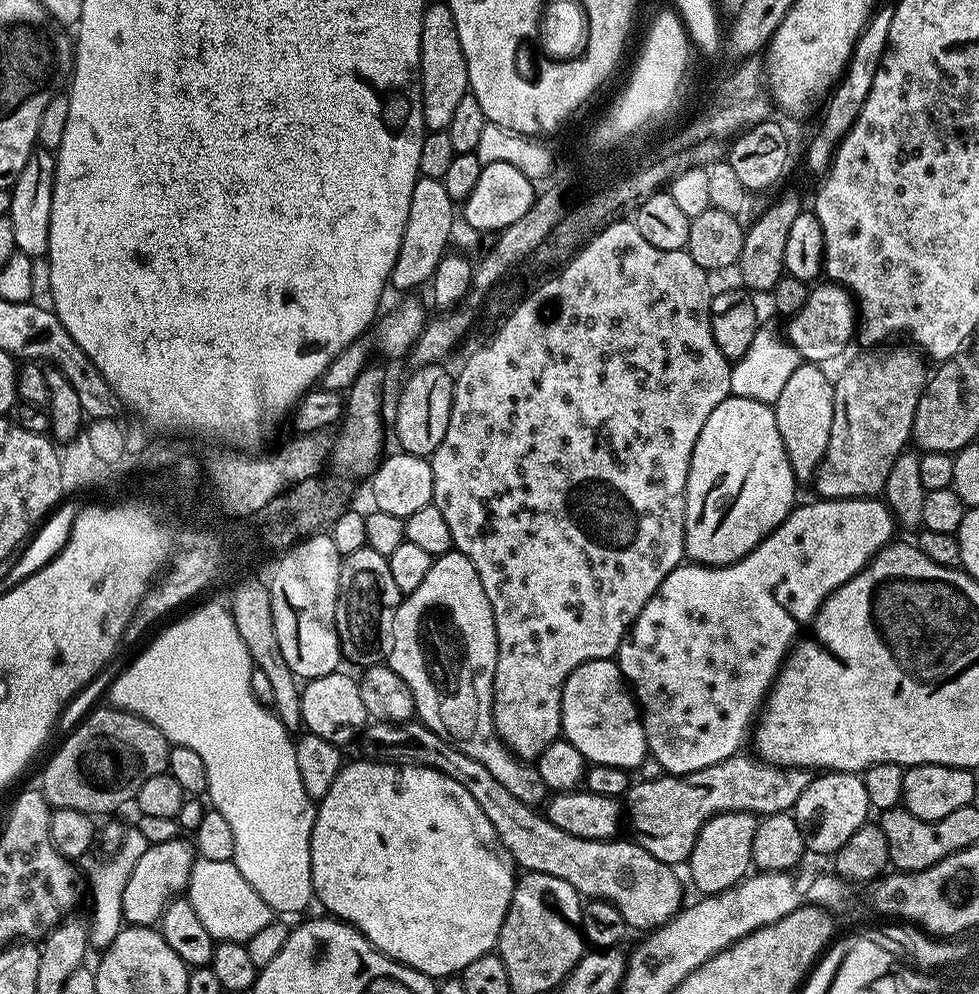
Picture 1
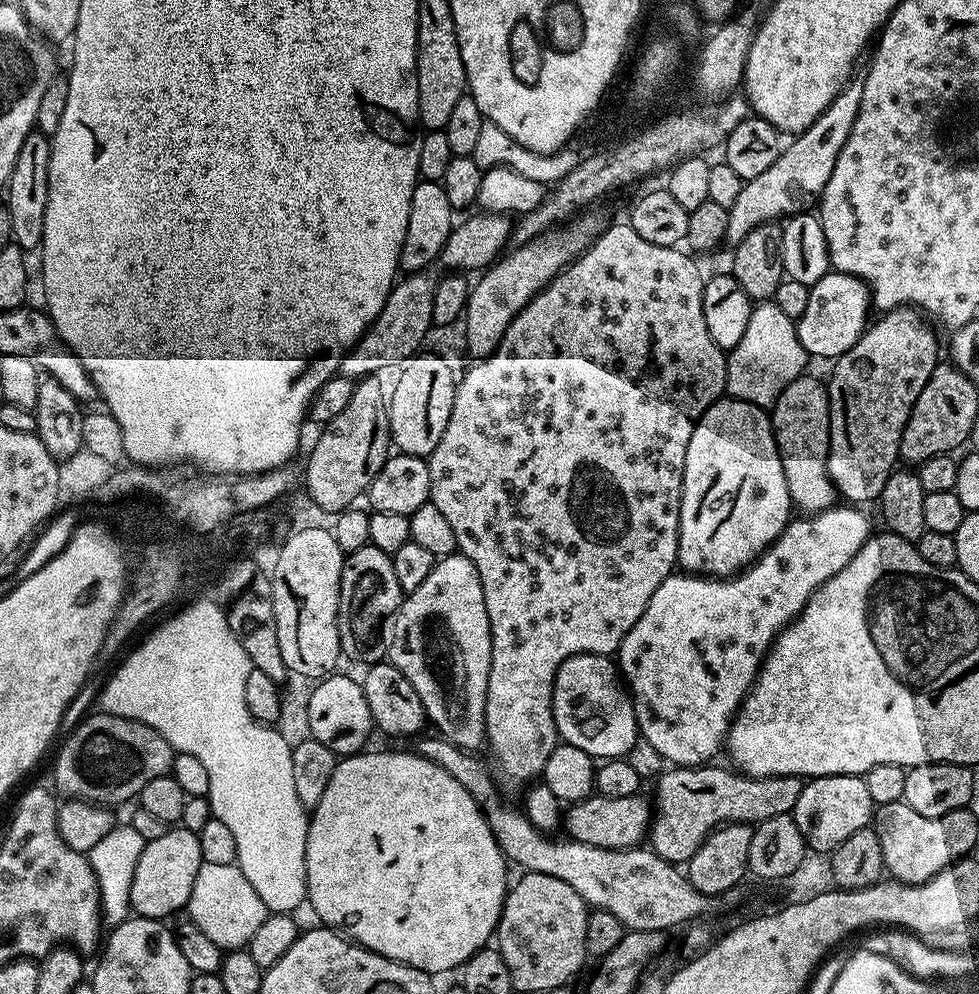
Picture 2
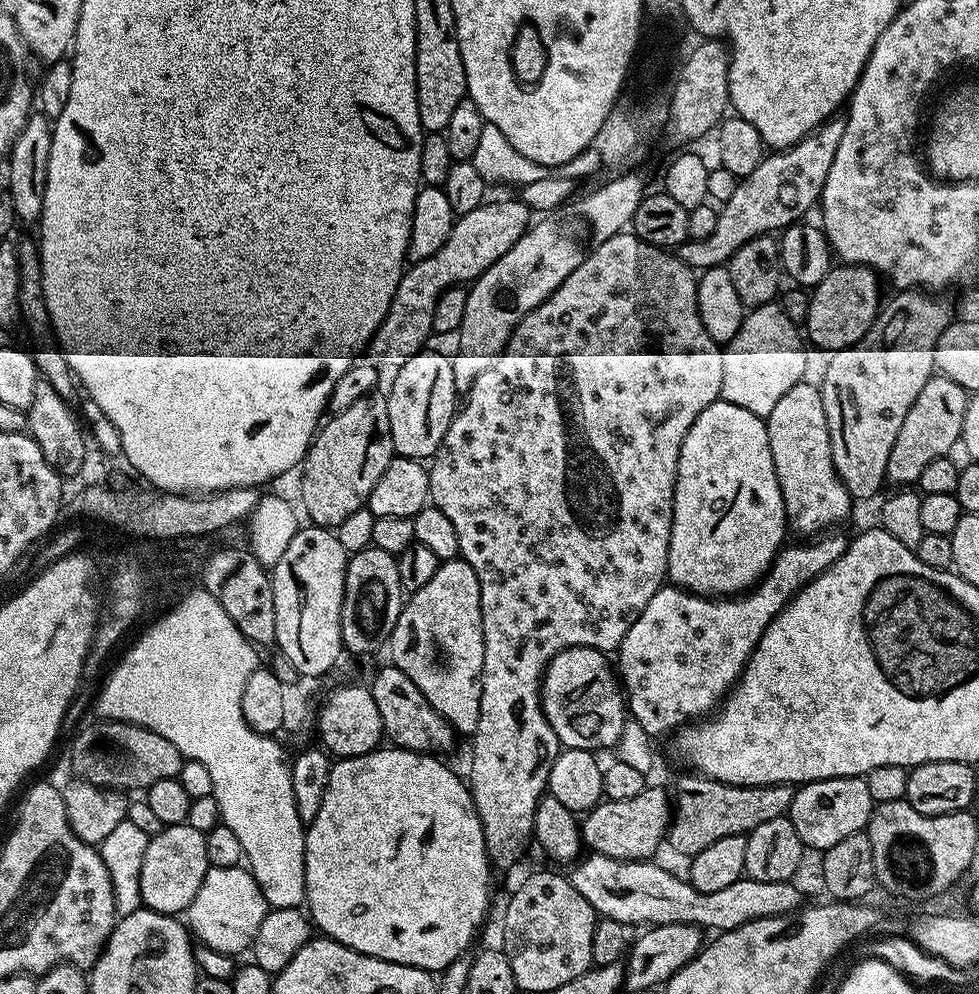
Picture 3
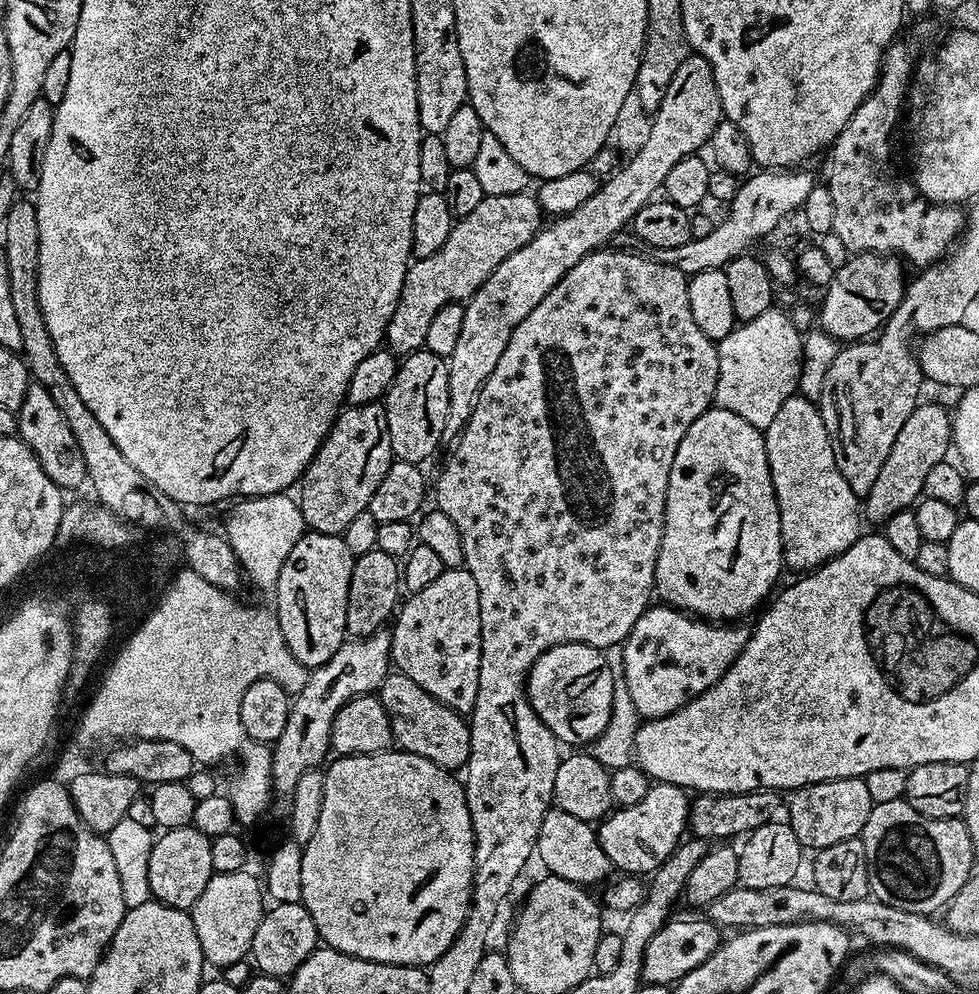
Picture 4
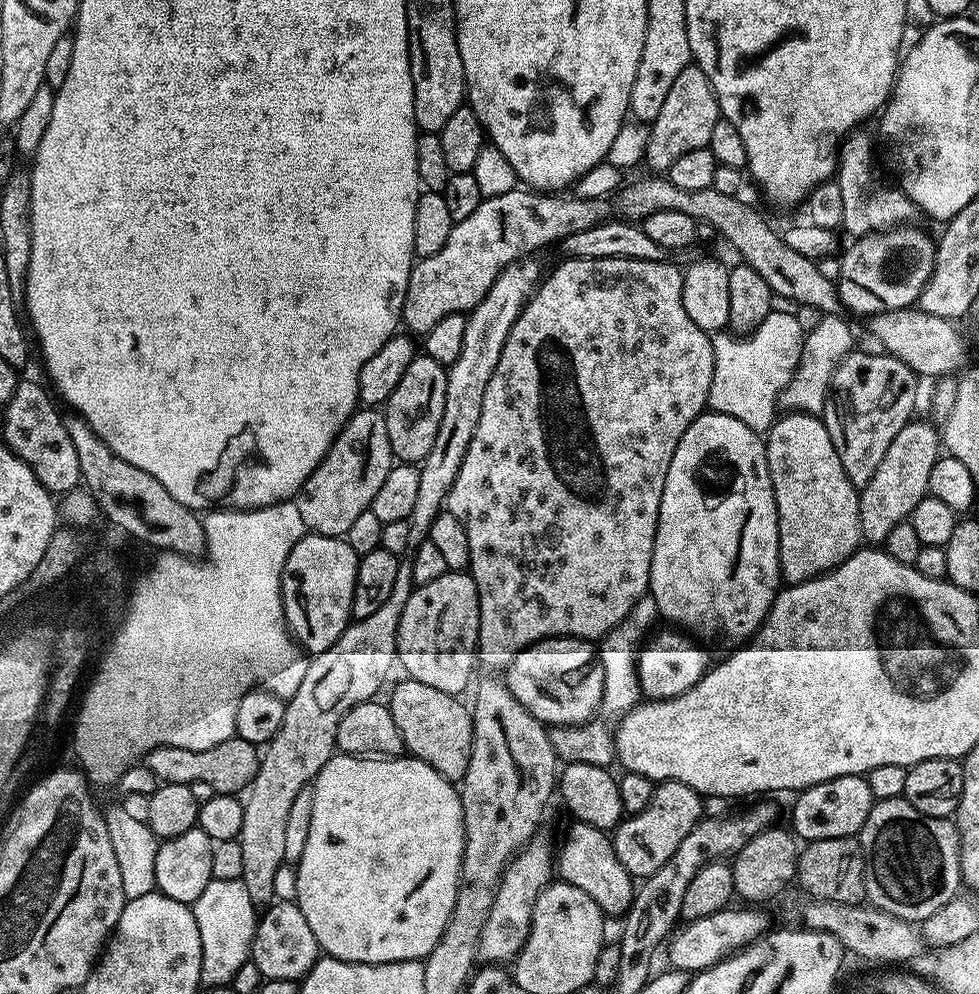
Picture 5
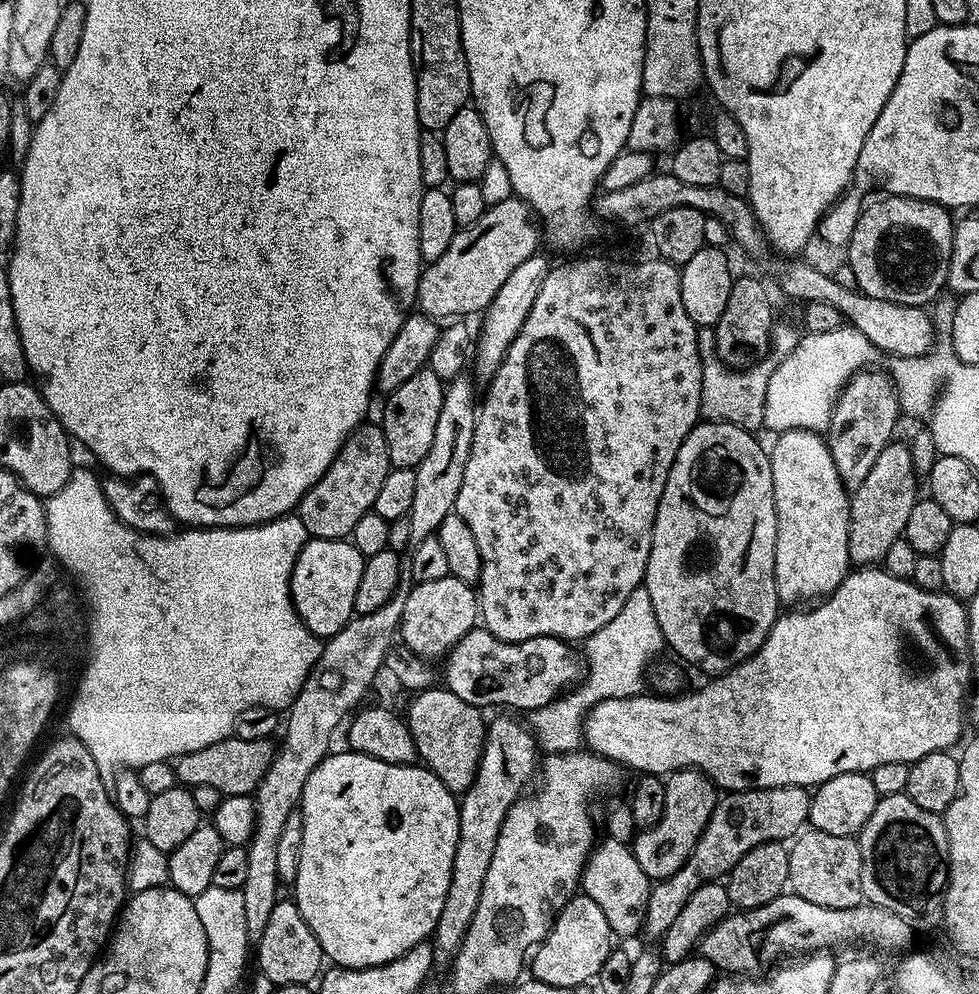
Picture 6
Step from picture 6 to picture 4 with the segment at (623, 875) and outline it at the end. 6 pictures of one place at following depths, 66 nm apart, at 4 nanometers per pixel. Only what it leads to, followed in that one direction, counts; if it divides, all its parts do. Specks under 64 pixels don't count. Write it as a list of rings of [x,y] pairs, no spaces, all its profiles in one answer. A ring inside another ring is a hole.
[[[555,806],[549,808],[542,818],[535,855],[538,860],[540,856],[541,862],[544,863],[545,873],[581,886],[592,886],[588,884],[596,884],[604,879],[607,881],[614,872],[610,858],[606,858],[606,850],[602,850],[600,845],[597,829],[589,821],[574,818],[574,814],[566,814],[566,810]]]

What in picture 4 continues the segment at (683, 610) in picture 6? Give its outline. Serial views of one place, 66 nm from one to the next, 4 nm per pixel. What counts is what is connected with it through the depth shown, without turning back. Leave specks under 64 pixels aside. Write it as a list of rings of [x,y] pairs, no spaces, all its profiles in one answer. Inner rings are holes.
[[[713,406],[692,423],[690,430],[686,430],[686,438],[678,442],[678,454],[674,454],[674,466],[670,466],[670,482],[666,490],[666,510],[664,511],[664,533],[656,563],[655,595],[661,596],[664,599],[661,601],[665,605],[683,610],[688,614],[695,614],[700,618],[707,618],[712,622],[736,622],[741,619],[739,616],[744,616],[747,612],[754,611],[755,613],[769,599],[770,593],[777,587],[775,584],[780,576],[780,568],[784,567],[784,539],[780,536],[780,511],[774,494],[772,475],[768,469],[763,431],[755,428],[736,413]]]

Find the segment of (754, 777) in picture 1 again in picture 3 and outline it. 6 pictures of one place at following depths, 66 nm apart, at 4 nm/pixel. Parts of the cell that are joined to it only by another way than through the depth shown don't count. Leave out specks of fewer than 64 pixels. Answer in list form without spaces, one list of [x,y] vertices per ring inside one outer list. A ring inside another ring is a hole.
[[[688,774],[676,784],[674,792],[674,815],[666,837],[667,843],[680,856],[697,856],[706,846],[714,846],[718,838],[747,836],[762,822],[778,818],[787,813],[792,805],[793,785],[767,784],[766,786],[742,786],[741,784],[723,784],[710,780],[707,776]]]

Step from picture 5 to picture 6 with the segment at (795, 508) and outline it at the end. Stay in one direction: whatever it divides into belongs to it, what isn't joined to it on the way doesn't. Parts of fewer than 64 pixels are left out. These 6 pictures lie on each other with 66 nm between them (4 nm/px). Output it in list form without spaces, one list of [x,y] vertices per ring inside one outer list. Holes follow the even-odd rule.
[[[795,428],[789,432],[781,432],[775,437],[776,445],[770,448],[770,474],[774,482],[774,506],[776,507],[776,545],[774,546],[774,582],[776,583],[776,598],[784,606],[800,606],[805,602],[816,602],[829,596],[839,586],[846,575],[850,561],[850,493],[845,488],[838,474],[838,466],[834,466],[834,458],[828,449],[828,441],[821,433]]]

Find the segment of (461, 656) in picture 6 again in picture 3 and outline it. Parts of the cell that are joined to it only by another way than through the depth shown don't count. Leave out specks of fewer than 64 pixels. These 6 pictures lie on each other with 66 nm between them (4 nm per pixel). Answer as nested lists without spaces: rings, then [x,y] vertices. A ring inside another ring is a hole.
[[[567,648],[544,669],[540,702],[544,717],[558,734],[564,748],[615,749],[626,719],[626,696],[618,687],[618,676],[608,665],[609,657],[596,648]]]

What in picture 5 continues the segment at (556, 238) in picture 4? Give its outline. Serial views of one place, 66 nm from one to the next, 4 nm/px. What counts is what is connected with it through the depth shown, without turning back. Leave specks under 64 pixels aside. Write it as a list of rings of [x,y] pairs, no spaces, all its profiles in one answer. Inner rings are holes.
[[[690,66],[678,76],[670,94],[666,94],[666,102],[662,102],[662,110],[651,121],[646,155],[646,164],[652,167],[649,169],[656,174],[663,173],[684,154],[707,148],[710,134],[721,119],[720,103],[708,75],[698,66]],[[520,262],[511,264],[496,279],[494,286],[490,286],[486,298],[482,298],[482,302],[478,302],[478,306],[467,313],[461,354],[446,368],[445,412],[441,425],[438,426],[433,448],[419,465],[418,498],[407,518],[412,550],[428,539],[434,518],[447,505],[450,486],[454,478],[458,478],[462,458],[466,458],[466,446],[470,446],[470,438],[474,438],[474,426],[478,426],[478,417],[482,415],[482,398],[486,398],[486,386],[494,374],[494,366],[498,366],[502,346],[533,291],[534,280],[532,284],[531,278],[524,276],[524,266]]]

